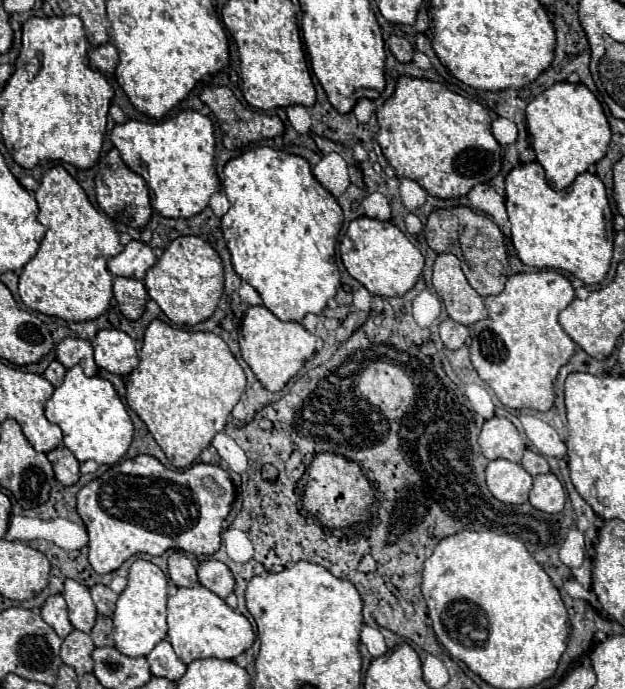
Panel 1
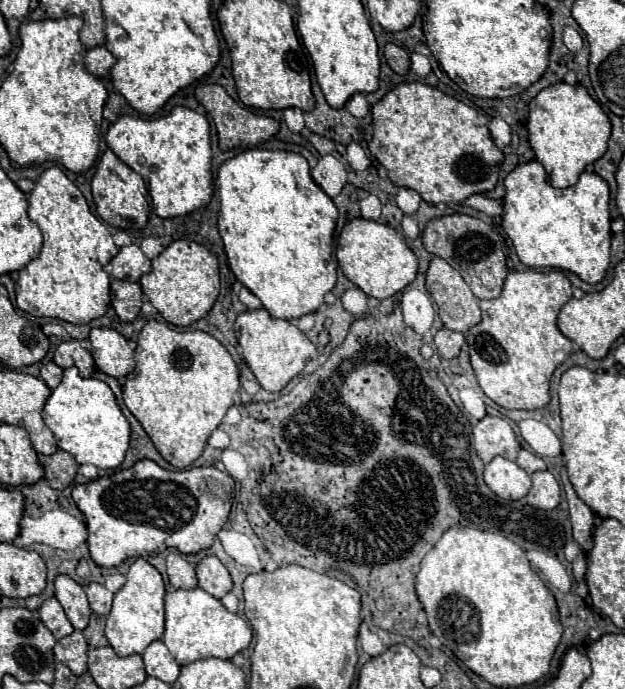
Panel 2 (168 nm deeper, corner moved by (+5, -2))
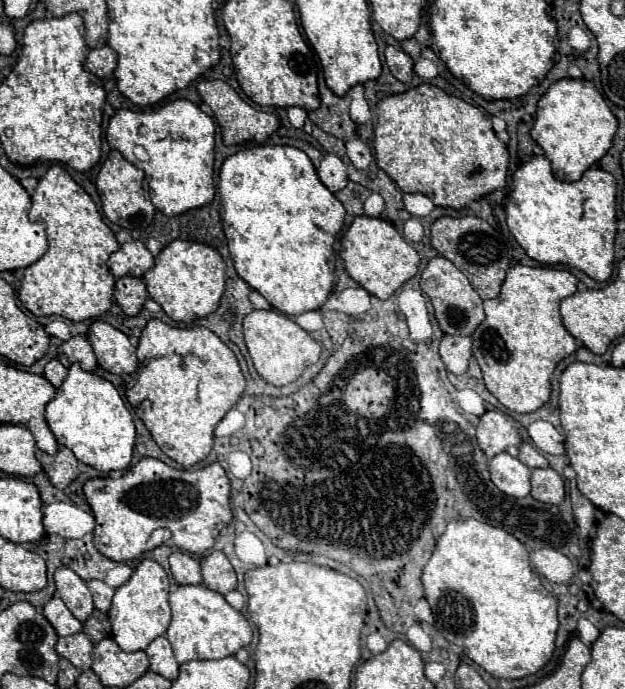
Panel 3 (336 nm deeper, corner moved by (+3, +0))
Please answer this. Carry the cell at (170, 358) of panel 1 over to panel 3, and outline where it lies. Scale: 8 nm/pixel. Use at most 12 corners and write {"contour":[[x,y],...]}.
{"contour":[[149,320],[125,396],[169,458],[209,456],[245,378],[203,326]]}

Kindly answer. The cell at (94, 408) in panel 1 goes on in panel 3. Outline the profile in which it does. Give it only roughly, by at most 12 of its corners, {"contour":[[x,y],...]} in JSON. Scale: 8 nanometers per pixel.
{"contour":[[75,362],[47,404],[57,442],[125,470],[135,424],[119,392]]}

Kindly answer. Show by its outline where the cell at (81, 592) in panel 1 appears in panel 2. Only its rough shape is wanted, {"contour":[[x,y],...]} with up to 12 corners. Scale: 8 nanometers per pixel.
{"contour":[[55,578],[55,598],[73,628],[83,630],[89,608],[83,586],[73,578]]}

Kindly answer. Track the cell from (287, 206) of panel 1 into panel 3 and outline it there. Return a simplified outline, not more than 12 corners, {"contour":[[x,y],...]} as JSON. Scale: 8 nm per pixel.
{"contour":[[259,144],[217,189],[237,274],[287,316],[333,290],[345,208]]}

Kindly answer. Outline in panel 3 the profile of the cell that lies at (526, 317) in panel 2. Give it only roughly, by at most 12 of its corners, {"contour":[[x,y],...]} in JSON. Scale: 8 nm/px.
{"contour":[[516,264],[485,300],[473,356],[487,390],[535,412],[577,350],[559,302],[577,278]]}

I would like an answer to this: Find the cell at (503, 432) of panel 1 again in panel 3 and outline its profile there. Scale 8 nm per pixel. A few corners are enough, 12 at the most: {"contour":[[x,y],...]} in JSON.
{"contour":[[501,410],[485,412],[477,442],[487,458],[517,456],[521,436]]}

